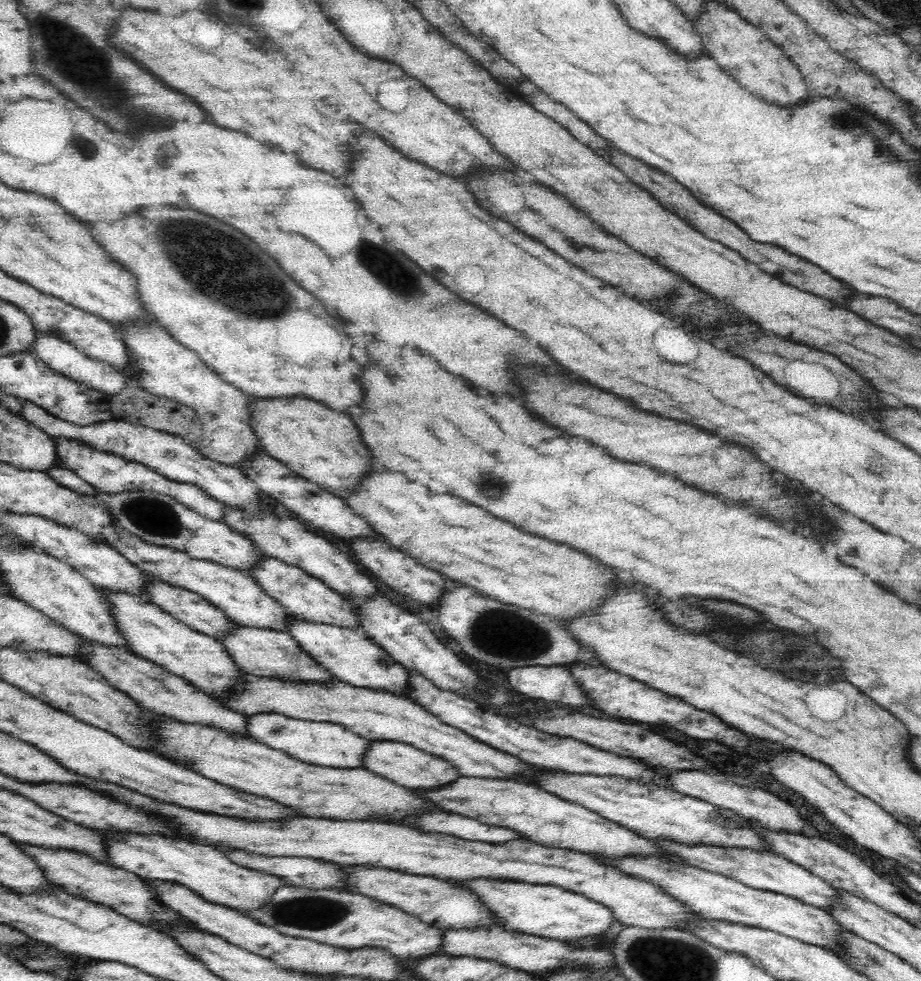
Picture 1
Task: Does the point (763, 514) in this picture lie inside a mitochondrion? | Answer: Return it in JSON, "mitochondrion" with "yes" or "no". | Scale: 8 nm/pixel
{"mitochondrion":"no"}

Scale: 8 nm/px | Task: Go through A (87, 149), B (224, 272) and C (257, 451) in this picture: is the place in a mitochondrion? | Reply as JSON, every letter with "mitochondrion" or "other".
{"A":"mitochondrion","B":"mitochondrion","C":"other"}

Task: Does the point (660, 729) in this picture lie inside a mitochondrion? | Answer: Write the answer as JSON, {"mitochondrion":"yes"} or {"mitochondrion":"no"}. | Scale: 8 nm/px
{"mitochondrion":"no"}

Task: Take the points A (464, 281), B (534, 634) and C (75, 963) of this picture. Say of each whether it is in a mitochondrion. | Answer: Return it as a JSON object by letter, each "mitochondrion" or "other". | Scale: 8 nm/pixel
{"A":"other","B":"mitochondrion","C":"other"}

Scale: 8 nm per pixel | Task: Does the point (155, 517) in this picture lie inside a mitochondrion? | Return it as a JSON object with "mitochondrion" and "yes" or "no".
{"mitochondrion":"yes"}

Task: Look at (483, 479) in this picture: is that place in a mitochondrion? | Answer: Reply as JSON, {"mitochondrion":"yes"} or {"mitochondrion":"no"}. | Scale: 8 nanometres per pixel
{"mitochondrion":"yes"}

